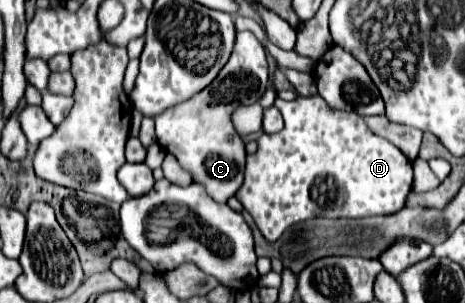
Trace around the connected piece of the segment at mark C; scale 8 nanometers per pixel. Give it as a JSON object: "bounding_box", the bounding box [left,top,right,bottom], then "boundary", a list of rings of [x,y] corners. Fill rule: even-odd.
{"bounding_box":[155,31,269,203],"boundary":[[[249,31],[237,33],[237,41],[235,41],[235,49],[231,53],[231,59],[221,69],[217,79],[209,87],[205,87],[201,93],[191,97],[189,101],[175,105],[155,117],[157,143],[167,153],[175,155],[177,161],[183,165],[183,169],[187,169],[193,175],[193,181],[205,185],[207,193],[219,203],[225,203],[229,197],[233,197],[237,193],[237,189],[243,185],[243,171],[245,171],[245,143],[243,143],[241,135],[235,131],[231,115],[239,105],[257,103],[259,97],[263,97],[263,93],[267,91],[267,87],[269,87],[269,69],[267,69],[265,49],[261,47],[261,43],[257,41],[257,37],[253,33],[249,33]]]}

